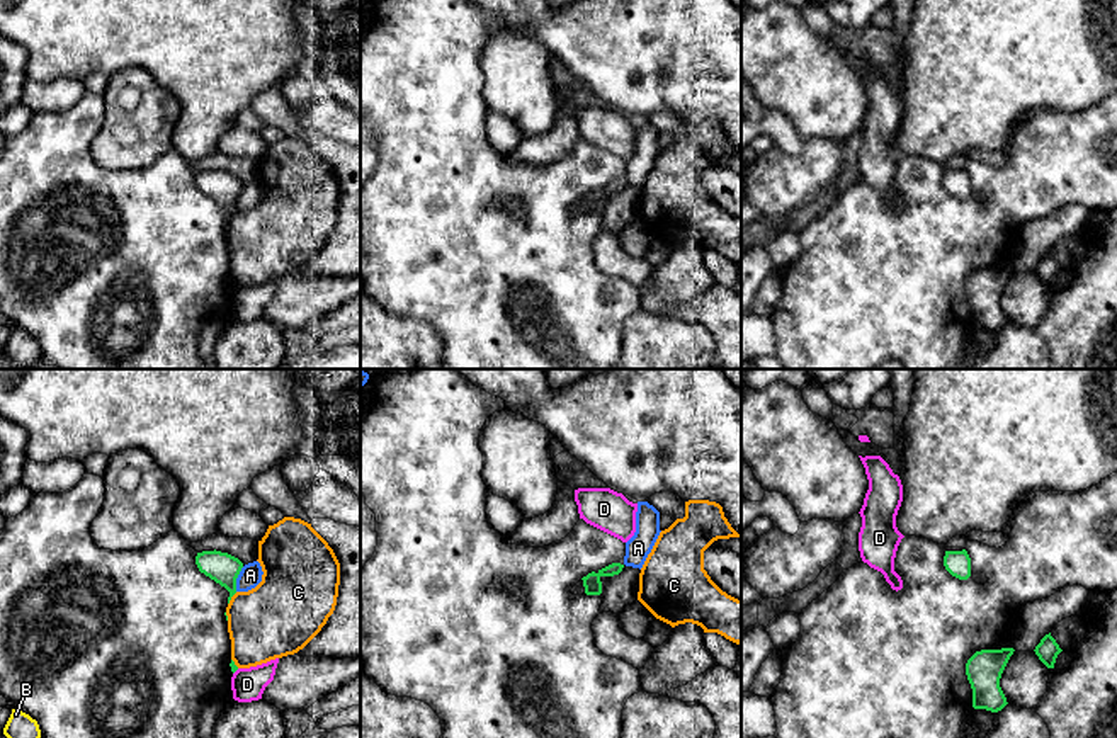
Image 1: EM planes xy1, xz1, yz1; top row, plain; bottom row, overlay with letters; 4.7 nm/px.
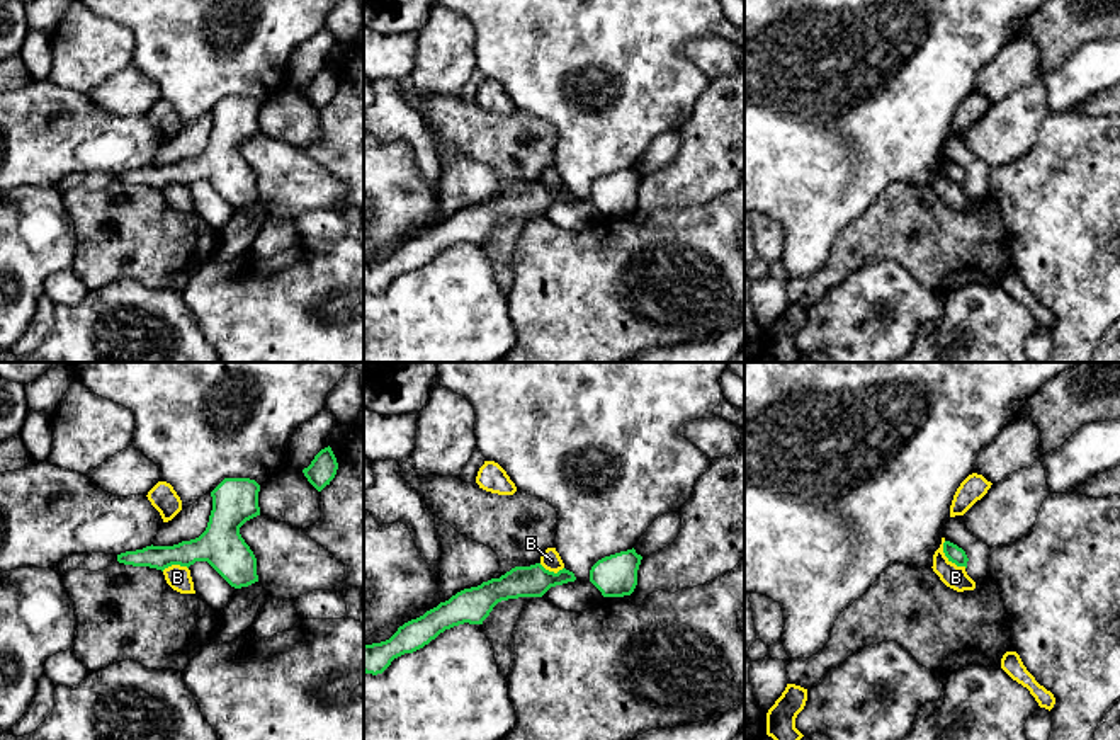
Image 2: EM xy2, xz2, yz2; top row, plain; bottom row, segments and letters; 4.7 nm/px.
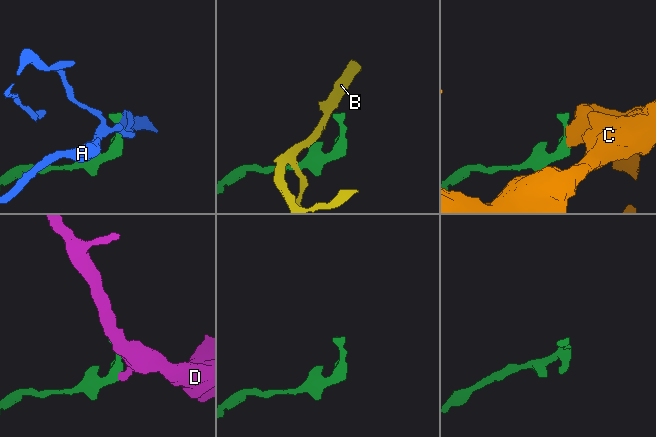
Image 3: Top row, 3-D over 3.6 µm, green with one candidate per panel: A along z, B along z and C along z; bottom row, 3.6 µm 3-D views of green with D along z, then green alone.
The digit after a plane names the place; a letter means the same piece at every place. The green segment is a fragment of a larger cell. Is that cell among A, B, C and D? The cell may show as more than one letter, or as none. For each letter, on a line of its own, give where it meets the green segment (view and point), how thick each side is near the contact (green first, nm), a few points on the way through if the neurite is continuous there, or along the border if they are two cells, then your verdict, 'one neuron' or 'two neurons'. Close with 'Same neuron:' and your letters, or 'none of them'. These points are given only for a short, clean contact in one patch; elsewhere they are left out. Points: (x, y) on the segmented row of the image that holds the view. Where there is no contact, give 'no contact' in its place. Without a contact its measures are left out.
A: contact xy1 (237, 577); calibres 150 and 110 nm; border xy1 (243, 567), (235, 590); two neurons
B: contact yz2 (949, 558); calibres 80 and 110 nm; border yz2 (944, 541), (944, 553), (957, 565), (966, 567); two neurons
C: contact xy1 (230, 599); calibres 150 and 360 nm; border xy1 (237, 592), (228, 604); two neurons
D: contact xy1 (235, 670); calibres 30 and 160 nm; border xy1 (238, 669), (233, 674); two neurons
Same neuron: none of them

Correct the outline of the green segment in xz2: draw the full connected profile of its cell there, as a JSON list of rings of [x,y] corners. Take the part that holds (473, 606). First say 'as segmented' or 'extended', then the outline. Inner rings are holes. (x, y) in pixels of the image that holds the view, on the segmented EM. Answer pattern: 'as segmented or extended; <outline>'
as segmented; [[[535,563],[515,566],[500,578],[464,589],[423,616],[399,626],[389,640],[364,645],[364,672],[382,674],[394,658],[423,648],[445,629],[464,623],[483,624],[501,601],[542,597],[551,587],[574,580],[574,573],[566,568],[554,573]]]

